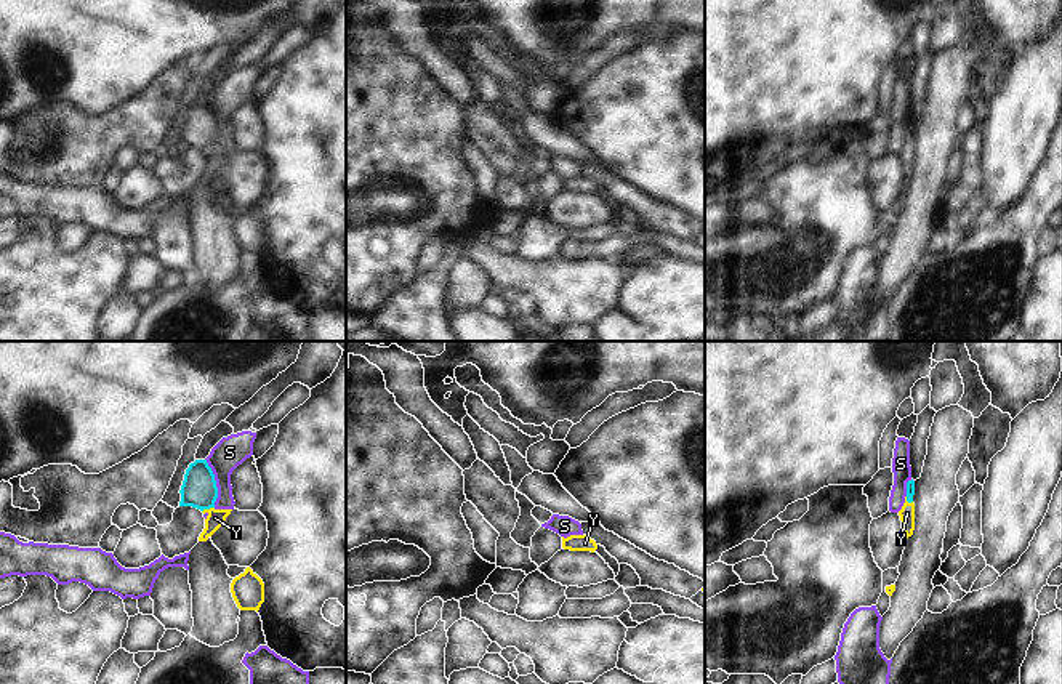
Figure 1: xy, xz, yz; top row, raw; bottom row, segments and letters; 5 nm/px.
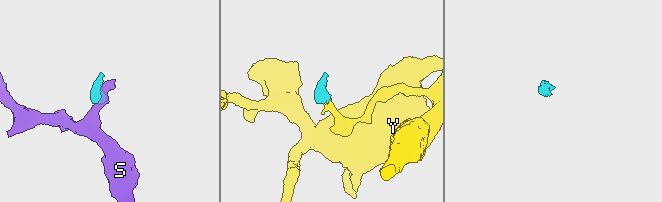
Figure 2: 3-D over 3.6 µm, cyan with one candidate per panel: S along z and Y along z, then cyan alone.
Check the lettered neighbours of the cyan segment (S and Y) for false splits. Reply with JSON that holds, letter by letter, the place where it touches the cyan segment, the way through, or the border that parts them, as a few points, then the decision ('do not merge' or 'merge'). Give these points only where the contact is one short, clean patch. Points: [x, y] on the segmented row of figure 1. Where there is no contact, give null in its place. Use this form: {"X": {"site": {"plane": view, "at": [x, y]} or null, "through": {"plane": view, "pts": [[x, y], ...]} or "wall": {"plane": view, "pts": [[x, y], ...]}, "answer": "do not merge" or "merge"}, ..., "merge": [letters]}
{"S": {"site": {"plane": "xy", "at": [215, 482]}, "wall": {"plane": "xy", "pts": [[205, 458], [217, 487], [215, 506]]}, "answer": "do not merge"}, "Y": {"site": {"plane": "xy", "at": [207, 508]}, "through": {"plane": "xy", "pts": [[199, 489], [207, 508], [215, 518]]}, "answer": "merge"}, "merge": ["Y"]}

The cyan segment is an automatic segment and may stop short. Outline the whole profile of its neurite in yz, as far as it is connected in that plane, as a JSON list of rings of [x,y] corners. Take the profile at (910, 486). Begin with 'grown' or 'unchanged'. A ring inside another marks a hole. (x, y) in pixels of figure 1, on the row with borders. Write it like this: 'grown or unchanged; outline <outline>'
grown; outline [[[915,481],[907,482],[907,497],[902,509],[899,511],[900,521],[902,521],[902,529],[905,532],[905,537],[911,537],[915,530],[915,503],[913,503],[913,495],[915,495]]]

